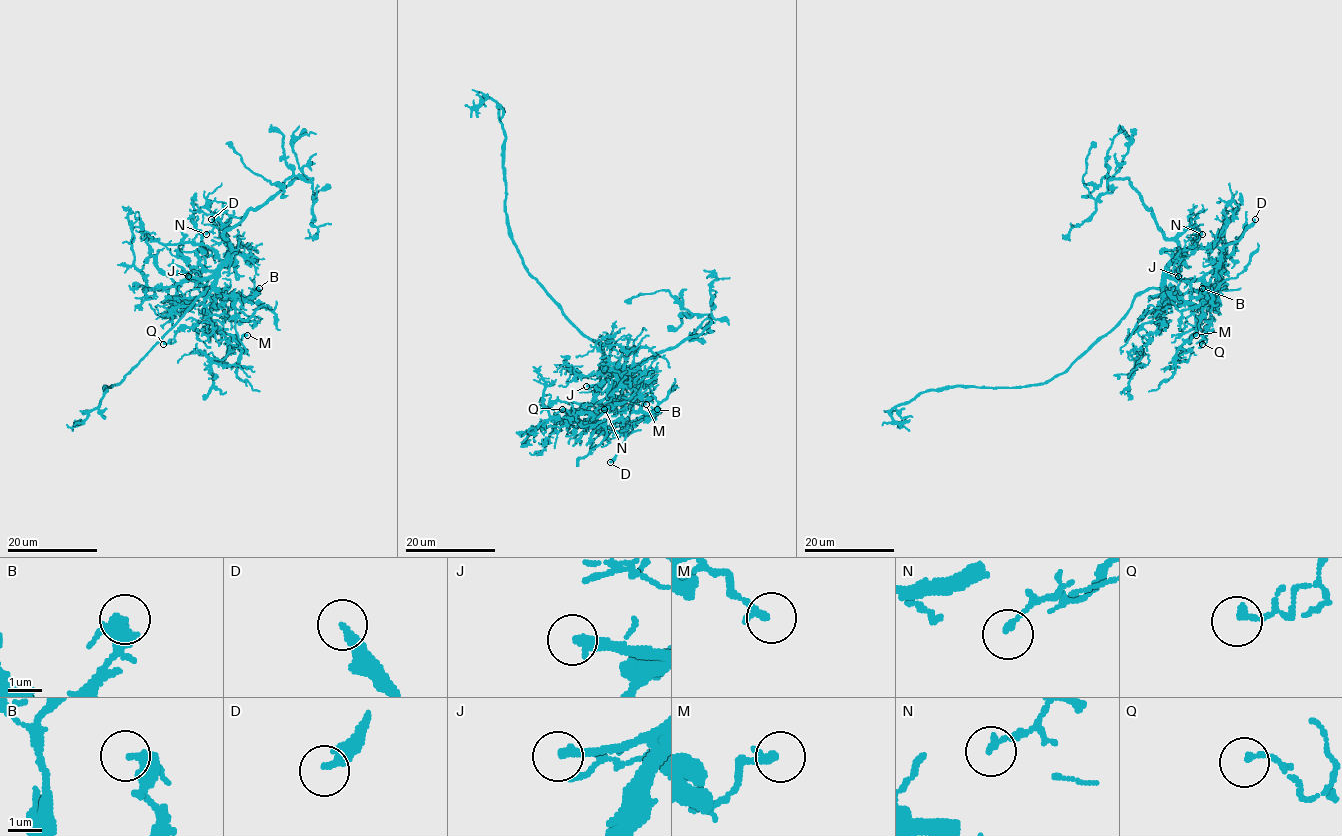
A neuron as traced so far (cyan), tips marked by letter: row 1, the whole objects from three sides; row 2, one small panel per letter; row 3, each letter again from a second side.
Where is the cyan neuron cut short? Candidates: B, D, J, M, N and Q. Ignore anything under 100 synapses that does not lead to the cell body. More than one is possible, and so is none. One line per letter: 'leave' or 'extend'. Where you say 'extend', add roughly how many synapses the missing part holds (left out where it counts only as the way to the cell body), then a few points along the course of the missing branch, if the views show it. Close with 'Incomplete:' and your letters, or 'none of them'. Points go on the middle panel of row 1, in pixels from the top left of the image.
B: leave
D: extend
J: extend | 150 syn | (586, 386), (578, 387), (573, 393), (526, 394)
M: leave
N: leave
Q: leave
Incomplete: D, J

